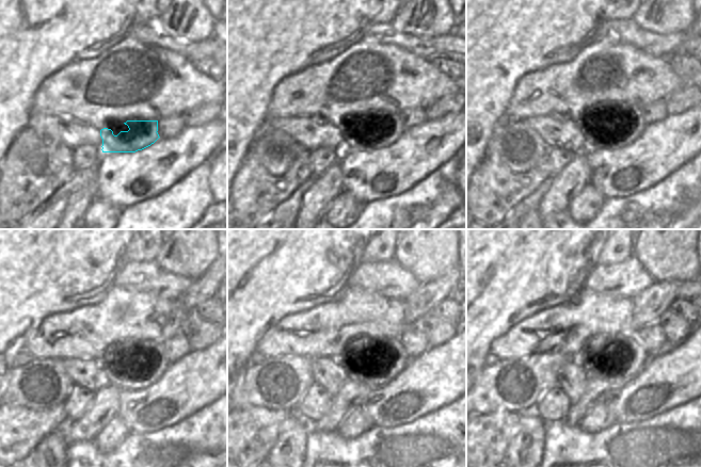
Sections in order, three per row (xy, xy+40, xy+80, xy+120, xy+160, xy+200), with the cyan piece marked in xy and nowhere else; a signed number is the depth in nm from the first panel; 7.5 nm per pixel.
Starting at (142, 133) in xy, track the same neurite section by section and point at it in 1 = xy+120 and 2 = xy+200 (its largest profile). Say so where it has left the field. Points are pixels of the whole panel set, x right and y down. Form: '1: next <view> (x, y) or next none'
1: next xy+120 (155, 369)
2: next xy+200 (630, 354)

